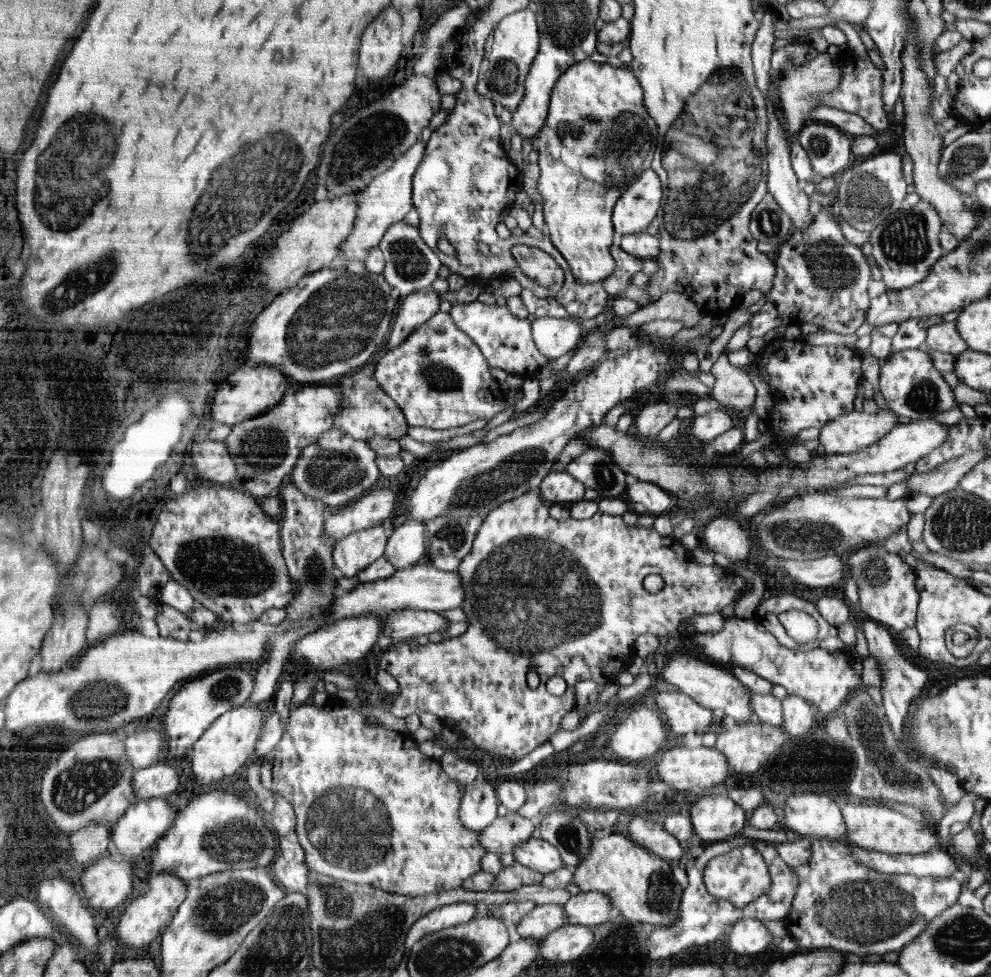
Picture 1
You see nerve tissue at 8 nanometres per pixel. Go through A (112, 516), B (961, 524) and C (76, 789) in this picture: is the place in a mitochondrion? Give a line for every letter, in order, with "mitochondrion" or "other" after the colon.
A: other
B: mitochondrion
C: mitochondrion

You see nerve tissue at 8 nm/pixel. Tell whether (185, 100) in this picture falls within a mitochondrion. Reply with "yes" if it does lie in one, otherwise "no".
no

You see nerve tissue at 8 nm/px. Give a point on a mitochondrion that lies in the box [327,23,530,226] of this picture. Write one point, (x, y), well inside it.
(505, 79)

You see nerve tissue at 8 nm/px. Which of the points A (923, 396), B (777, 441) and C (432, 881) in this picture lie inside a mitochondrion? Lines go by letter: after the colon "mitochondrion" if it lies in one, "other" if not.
A: mitochondrion
B: other
C: other

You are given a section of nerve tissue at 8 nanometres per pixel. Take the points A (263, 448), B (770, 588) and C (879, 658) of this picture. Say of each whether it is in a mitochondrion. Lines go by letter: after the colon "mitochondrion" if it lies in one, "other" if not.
A: mitochondrion
B: other
C: other

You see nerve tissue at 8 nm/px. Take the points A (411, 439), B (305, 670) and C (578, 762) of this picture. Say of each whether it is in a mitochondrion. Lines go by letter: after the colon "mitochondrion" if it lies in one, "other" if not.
A: other
B: other
C: other

